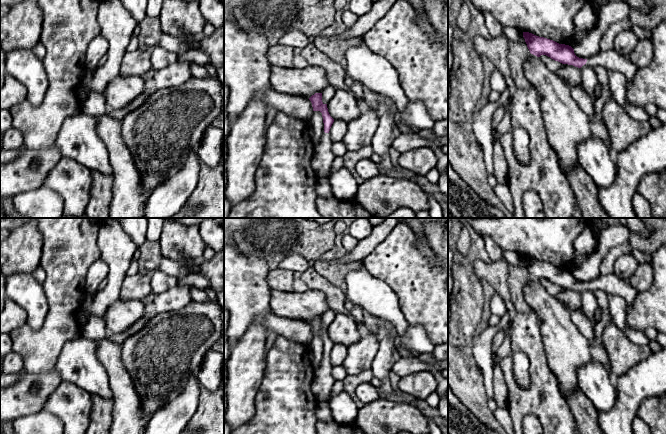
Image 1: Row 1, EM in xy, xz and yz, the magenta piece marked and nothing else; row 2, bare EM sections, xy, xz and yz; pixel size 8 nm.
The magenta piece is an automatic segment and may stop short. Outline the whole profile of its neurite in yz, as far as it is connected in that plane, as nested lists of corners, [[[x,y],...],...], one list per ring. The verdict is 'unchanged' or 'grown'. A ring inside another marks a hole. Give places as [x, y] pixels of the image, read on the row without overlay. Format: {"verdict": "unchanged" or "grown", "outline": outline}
{"verdict": "grown", "outline": [[[523,256],[523,261],[531,278],[540,281],[546,279],[562,288],[573,289],[581,292],[583,289],[605,291],[608,295],[618,295],[625,299],[627,306],[632,306],[637,296],[637,290],[628,279],[618,277],[614,273],[600,274],[596,279],[583,283],[575,279],[574,273],[565,268]]]}

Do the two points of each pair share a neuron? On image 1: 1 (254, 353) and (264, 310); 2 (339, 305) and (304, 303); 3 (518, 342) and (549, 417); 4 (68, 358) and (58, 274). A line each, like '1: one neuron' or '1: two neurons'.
1: two neurons
2: two neurons
3: one neuron
4: two neurons

